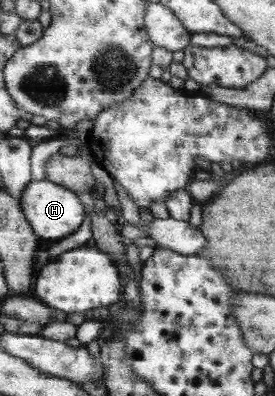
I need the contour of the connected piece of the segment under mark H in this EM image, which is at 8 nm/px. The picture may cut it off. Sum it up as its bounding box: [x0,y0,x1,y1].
[22,180,86,239]

